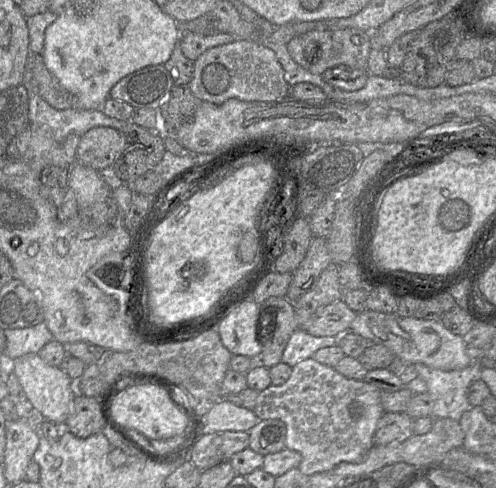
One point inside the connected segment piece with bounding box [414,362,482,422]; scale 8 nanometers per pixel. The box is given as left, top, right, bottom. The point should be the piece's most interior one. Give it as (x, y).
(447, 389)

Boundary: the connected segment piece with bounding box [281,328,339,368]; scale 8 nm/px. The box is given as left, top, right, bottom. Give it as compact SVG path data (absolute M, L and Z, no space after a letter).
M297 328L287 342L281 362L292 368L297 363L311 358L319 349L338 344L338 338L313 336L304 329Z

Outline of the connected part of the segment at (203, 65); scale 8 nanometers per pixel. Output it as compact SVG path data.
M235 39L231 43L207 49L193 62L193 75L187 86L199 101L214 104L222 104L228 99L280 101L287 98L290 92L281 64L263 40Z

